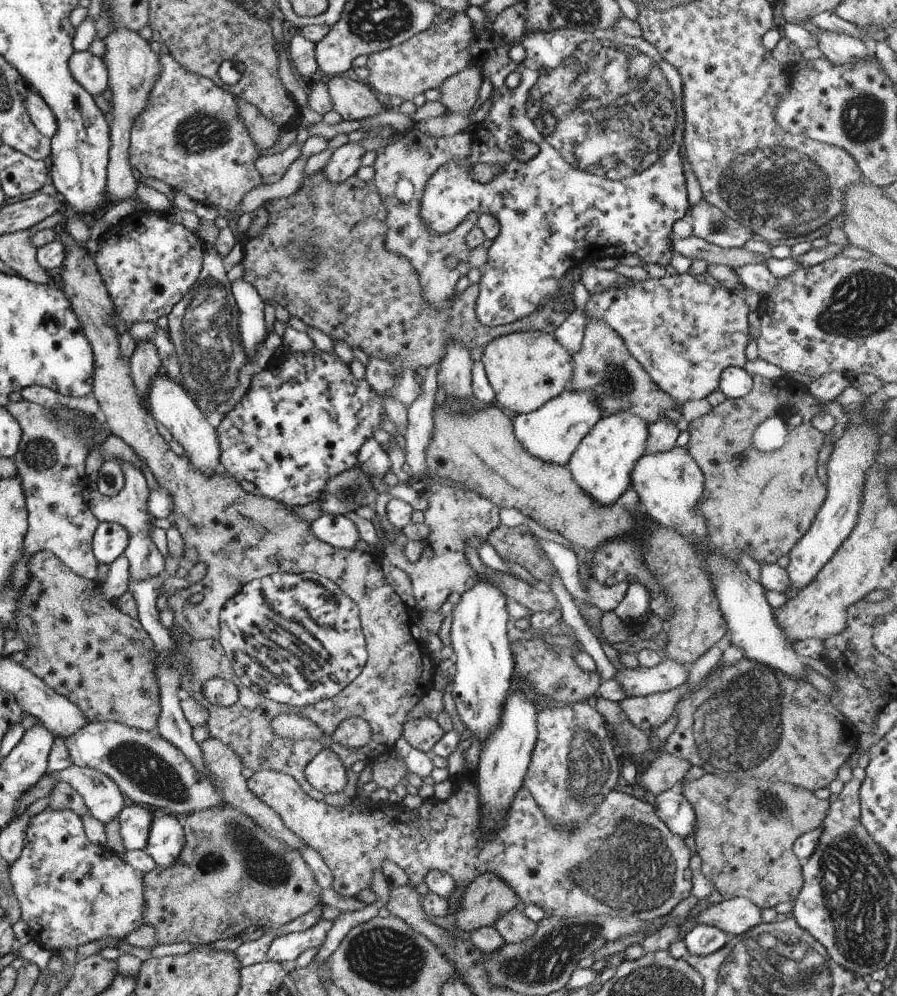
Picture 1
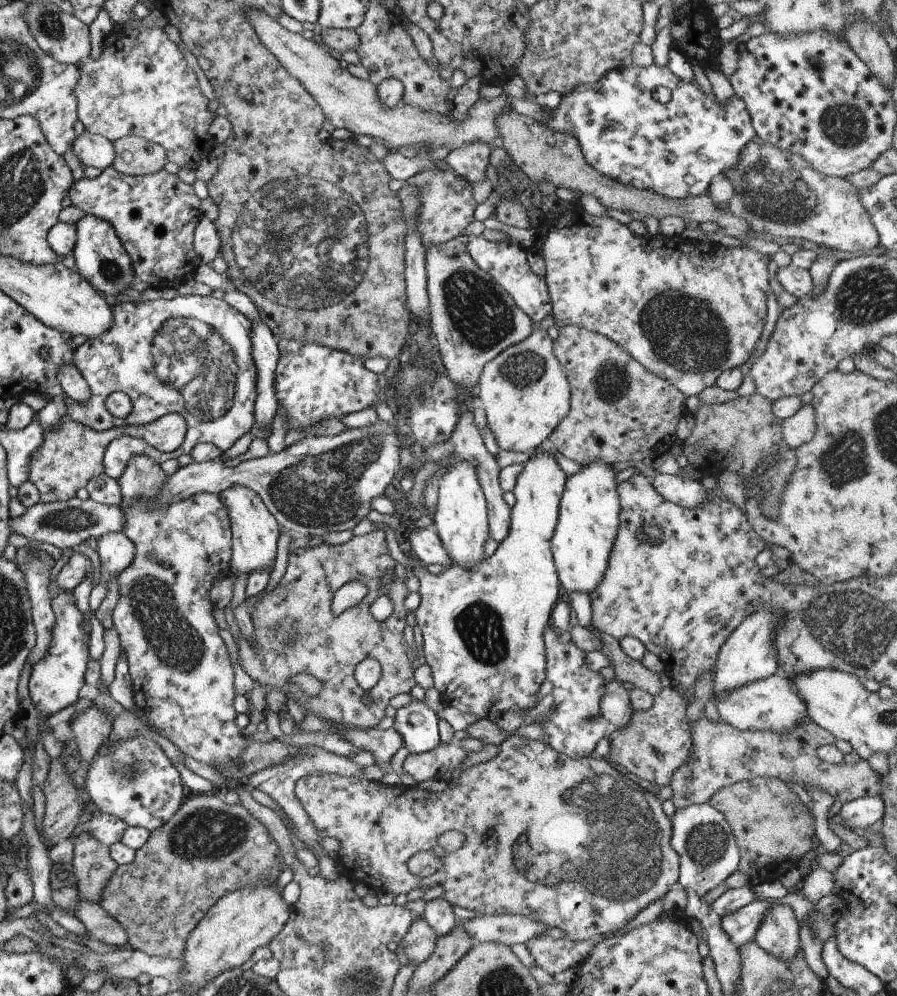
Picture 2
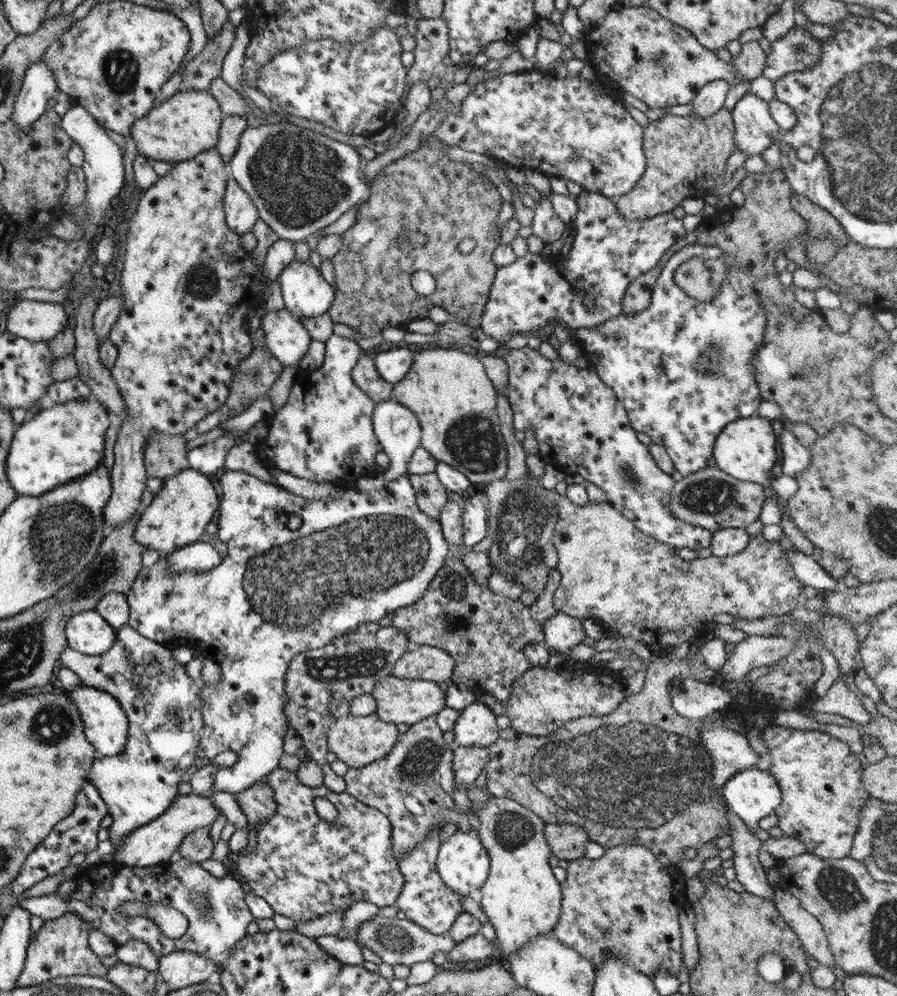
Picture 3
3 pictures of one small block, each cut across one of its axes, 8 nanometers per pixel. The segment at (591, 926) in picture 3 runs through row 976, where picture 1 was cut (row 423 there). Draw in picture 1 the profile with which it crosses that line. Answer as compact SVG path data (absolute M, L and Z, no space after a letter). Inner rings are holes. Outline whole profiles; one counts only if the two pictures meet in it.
M589 319L584 326L582 345L577 352L572 353L572 375L568 387L574 391L589 391L598 400L600 418L623 411L633 413L650 425L657 419L665 417L676 424L681 416L680 412L675 410L675 400L653 384L643 367L628 352L620 336L607 323L599 319Z

